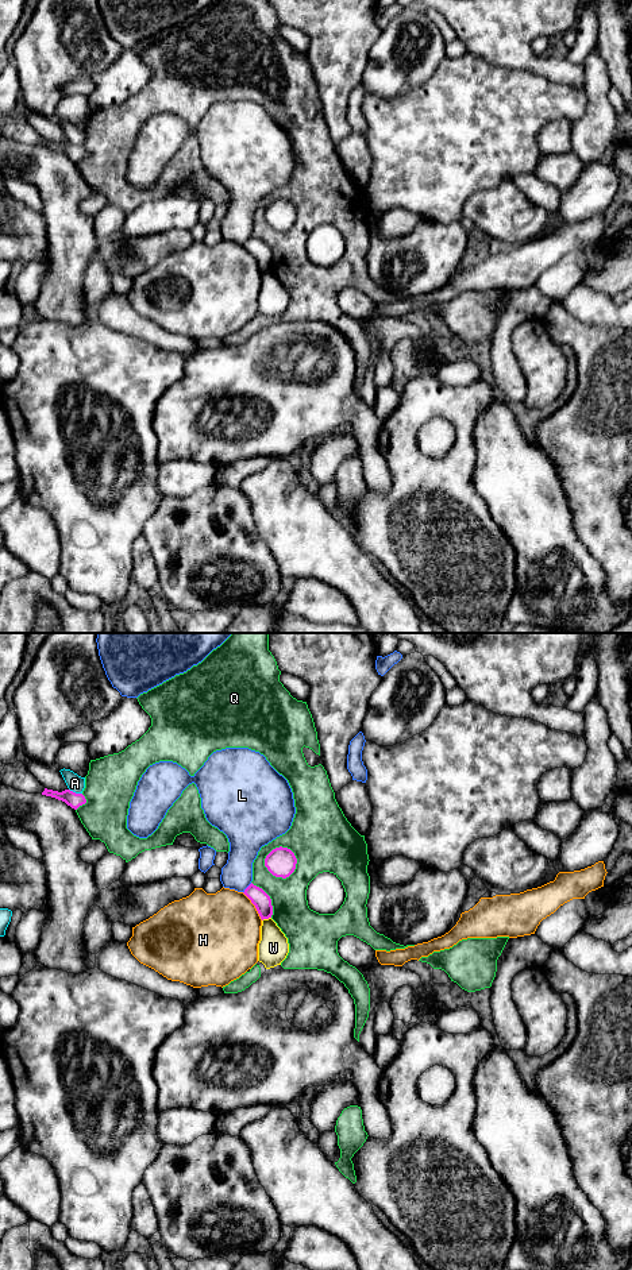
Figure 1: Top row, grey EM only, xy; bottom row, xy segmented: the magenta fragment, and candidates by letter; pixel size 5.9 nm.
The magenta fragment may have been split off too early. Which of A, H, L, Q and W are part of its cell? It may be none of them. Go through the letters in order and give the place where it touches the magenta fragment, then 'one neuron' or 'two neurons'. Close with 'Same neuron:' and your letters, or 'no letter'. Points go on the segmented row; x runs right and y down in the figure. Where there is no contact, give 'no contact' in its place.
A: meets magenta in xy at (74, 792); two neurons
H: meets magenta in xy at (254, 904); two neurons
L: meets magenta in xy at (246, 888); two neurons
Q: meets magenta in xy at (284, 848); two neurons
W: meets magenta in xy at (266, 918); two neurons
Same neuron: no letter

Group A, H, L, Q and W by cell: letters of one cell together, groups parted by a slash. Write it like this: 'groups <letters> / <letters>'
groups A / H / L / Q / W

